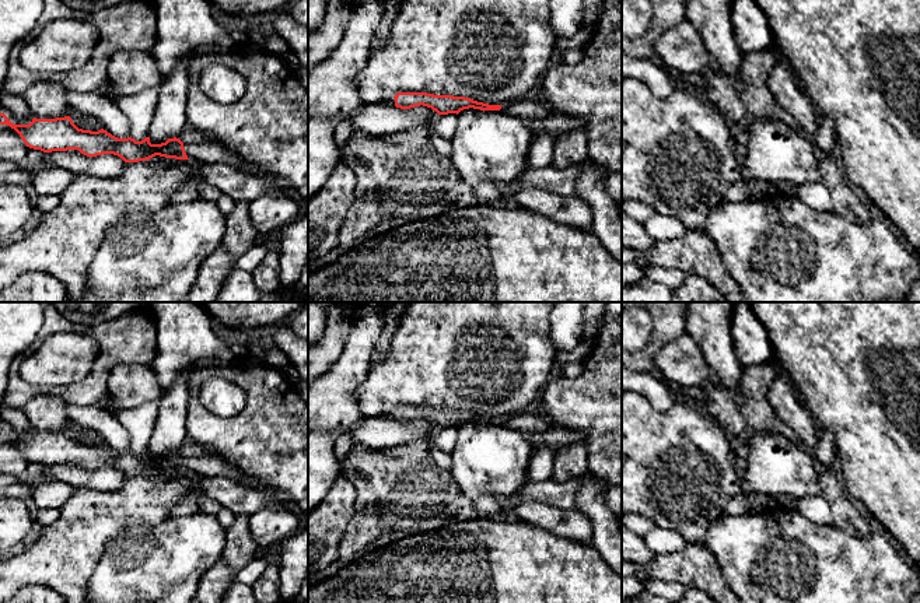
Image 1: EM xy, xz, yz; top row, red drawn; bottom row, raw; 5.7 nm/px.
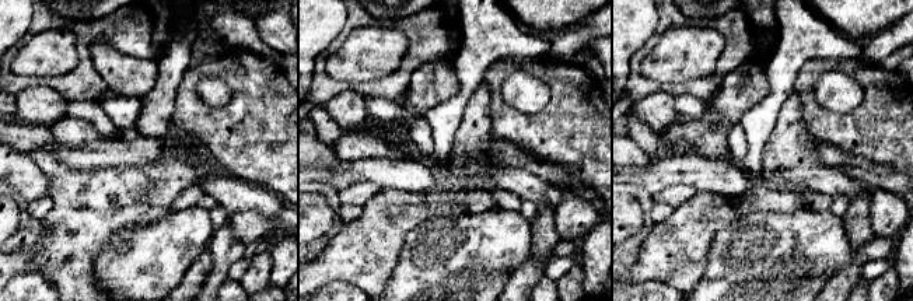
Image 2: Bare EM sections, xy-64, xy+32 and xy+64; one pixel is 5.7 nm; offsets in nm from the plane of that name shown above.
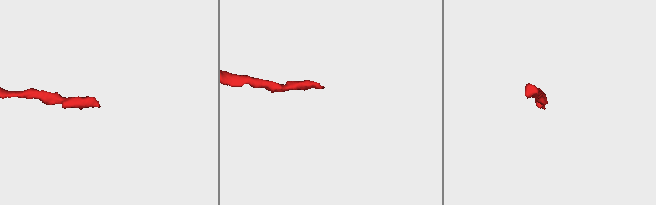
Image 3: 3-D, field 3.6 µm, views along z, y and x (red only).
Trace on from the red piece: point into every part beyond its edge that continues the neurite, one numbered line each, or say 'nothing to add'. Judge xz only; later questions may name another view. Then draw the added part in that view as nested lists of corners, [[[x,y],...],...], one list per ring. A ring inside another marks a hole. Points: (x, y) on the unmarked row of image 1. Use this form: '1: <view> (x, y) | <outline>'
1: xz (541, 431) | [[[536,409],[504,417],[500,424],[520,431],[534,446],[557,449],[574,442],[585,444],[583,434],[553,423]]]

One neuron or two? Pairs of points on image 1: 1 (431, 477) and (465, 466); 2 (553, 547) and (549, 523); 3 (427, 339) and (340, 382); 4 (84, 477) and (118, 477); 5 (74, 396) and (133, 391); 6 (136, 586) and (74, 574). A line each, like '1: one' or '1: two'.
1: two
2: two
3: two
4: one
5: two
6: two

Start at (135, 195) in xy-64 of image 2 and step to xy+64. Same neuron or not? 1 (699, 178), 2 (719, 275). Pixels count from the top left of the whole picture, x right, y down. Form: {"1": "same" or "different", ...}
{"1": "different", "2": "different"}

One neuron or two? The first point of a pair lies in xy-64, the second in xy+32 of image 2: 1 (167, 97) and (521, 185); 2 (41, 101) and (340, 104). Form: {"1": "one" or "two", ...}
{"1": "one", "2": "one"}

